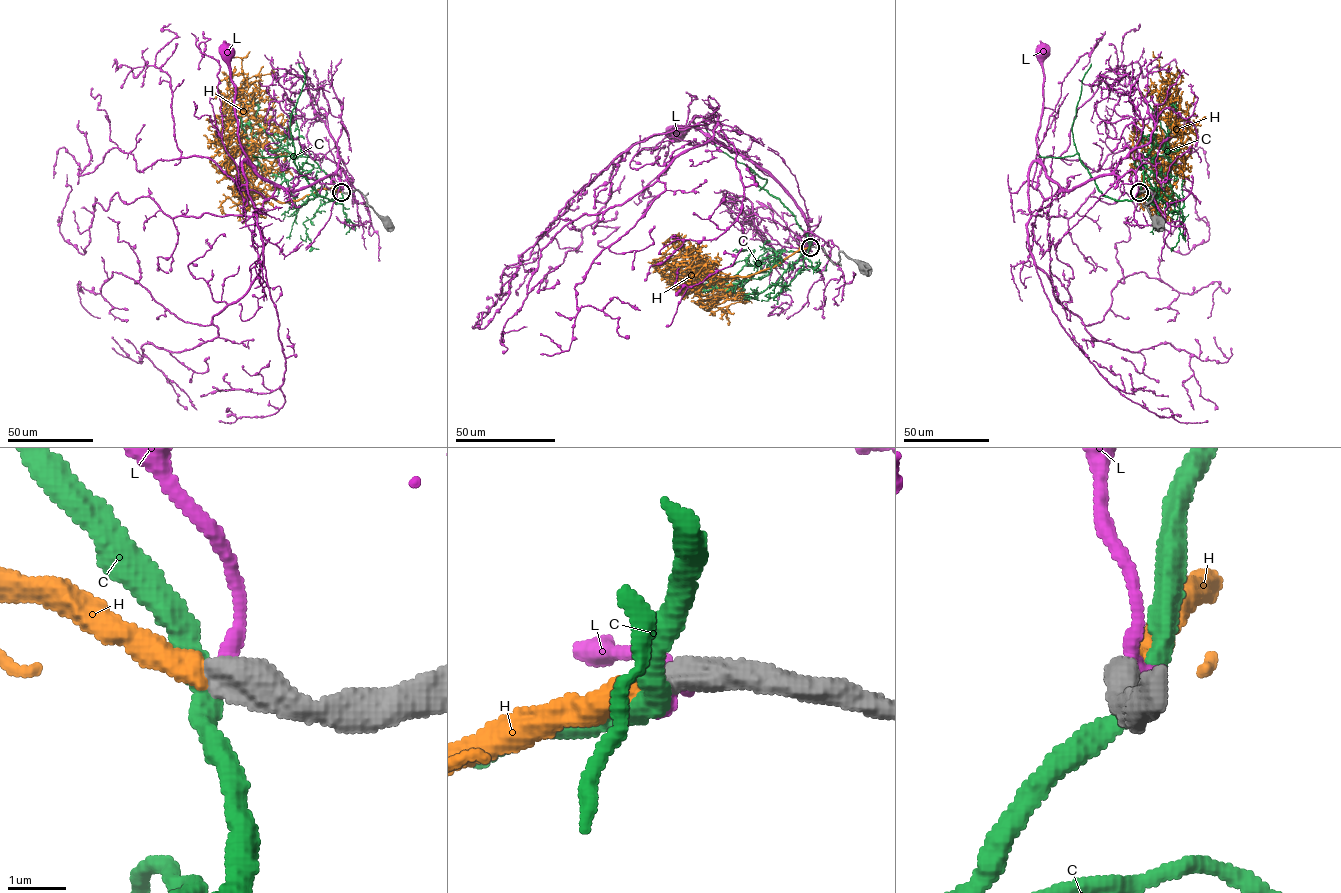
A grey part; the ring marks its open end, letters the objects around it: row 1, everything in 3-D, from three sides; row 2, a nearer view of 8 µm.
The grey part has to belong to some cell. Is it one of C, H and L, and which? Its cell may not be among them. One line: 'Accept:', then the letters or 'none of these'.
Accept: H

